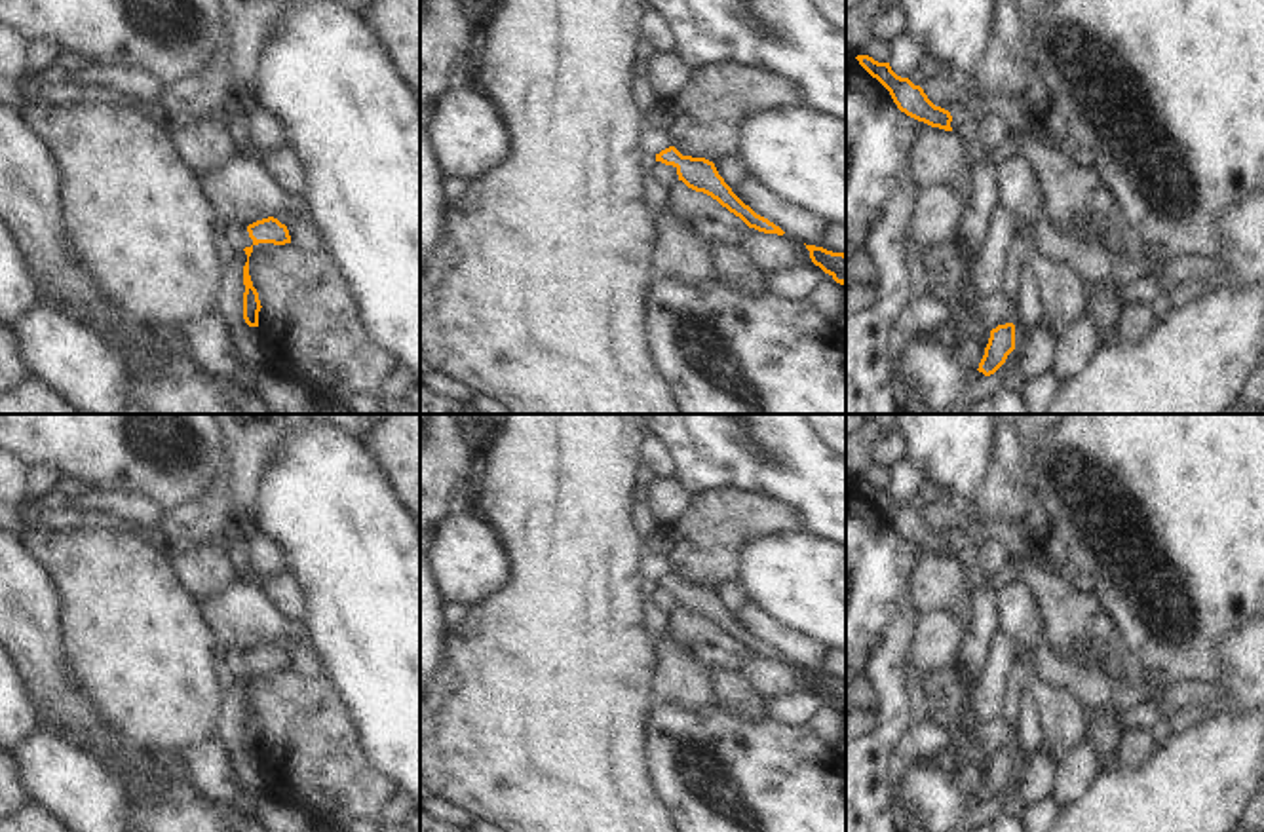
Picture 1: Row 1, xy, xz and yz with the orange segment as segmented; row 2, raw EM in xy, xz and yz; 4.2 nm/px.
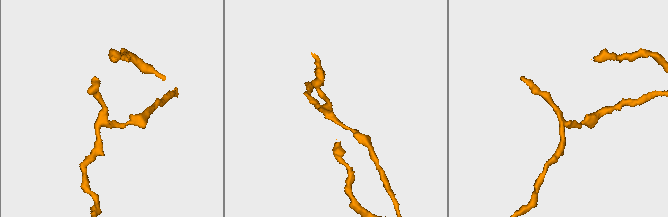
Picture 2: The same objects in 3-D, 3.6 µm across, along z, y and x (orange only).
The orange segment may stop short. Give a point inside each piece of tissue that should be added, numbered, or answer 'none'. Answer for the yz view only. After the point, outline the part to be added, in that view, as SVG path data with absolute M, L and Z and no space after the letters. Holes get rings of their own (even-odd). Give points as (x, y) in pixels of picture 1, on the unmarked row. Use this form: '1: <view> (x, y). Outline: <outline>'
none.

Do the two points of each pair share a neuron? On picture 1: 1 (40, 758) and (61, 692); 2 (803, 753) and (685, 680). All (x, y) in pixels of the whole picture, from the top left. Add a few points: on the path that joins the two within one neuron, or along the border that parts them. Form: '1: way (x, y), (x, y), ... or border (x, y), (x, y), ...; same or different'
1: border (56, 736), (75, 743), (94, 760); different
2: border (668, 701), (687, 709), (713, 703); different

